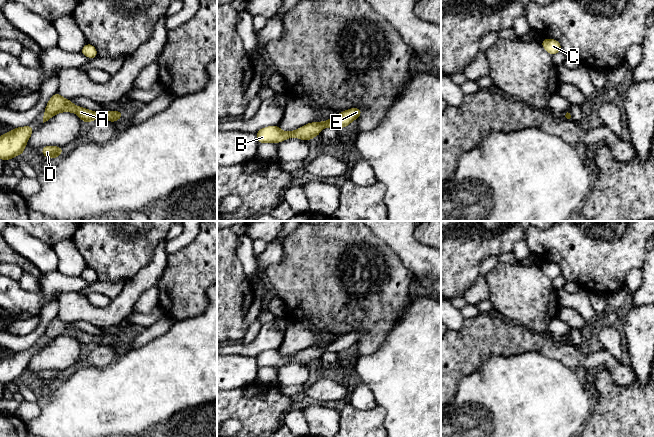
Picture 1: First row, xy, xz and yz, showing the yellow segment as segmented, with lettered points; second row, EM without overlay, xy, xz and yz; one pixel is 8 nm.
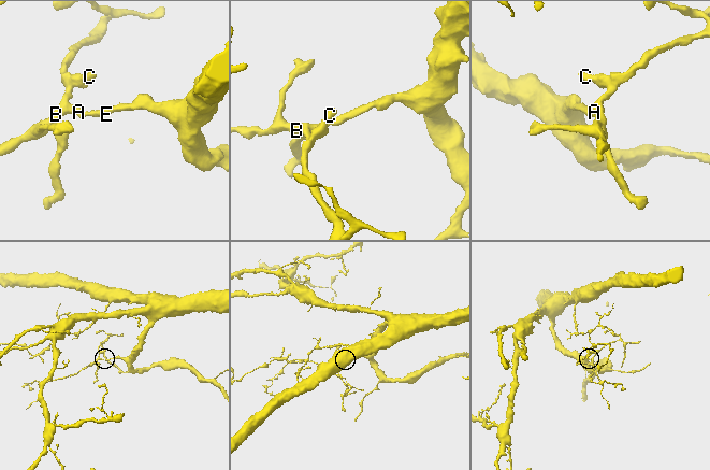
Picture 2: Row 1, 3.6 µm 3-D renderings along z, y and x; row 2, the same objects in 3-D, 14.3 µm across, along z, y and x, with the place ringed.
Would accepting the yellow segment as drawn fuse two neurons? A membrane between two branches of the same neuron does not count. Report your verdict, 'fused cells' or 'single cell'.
single cell

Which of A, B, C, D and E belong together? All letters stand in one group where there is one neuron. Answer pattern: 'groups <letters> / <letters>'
groups A B C D E

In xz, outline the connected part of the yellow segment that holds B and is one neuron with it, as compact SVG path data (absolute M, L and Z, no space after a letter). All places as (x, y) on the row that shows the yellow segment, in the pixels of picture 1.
M350 108L346 111L340 112L335 117L321 122L308 123L294 131L284 132L278 125L272 125L265 128L261 128L256 132L258 144L261 143L280 143L281 141L287 140L291 137L296 137L304 141L309 142L310 139L319 136L321 130L324 127L330 129L340 129L347 127L352 121L362 114L363 109L361 108Z

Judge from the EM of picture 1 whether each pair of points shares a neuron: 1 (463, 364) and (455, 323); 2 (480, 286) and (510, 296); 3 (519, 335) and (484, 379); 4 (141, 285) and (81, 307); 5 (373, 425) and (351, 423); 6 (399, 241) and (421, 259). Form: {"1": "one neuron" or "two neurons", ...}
{"1": "two neurons", "2": "two neurons", "3": "two neurons", "4": "one neuron", "5": "one neuron", "6": "one neuron"}

